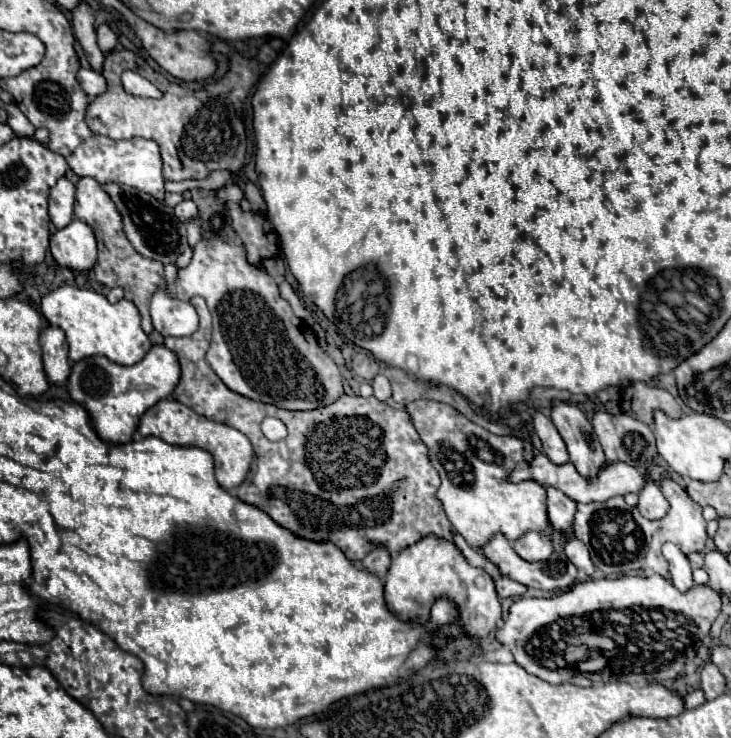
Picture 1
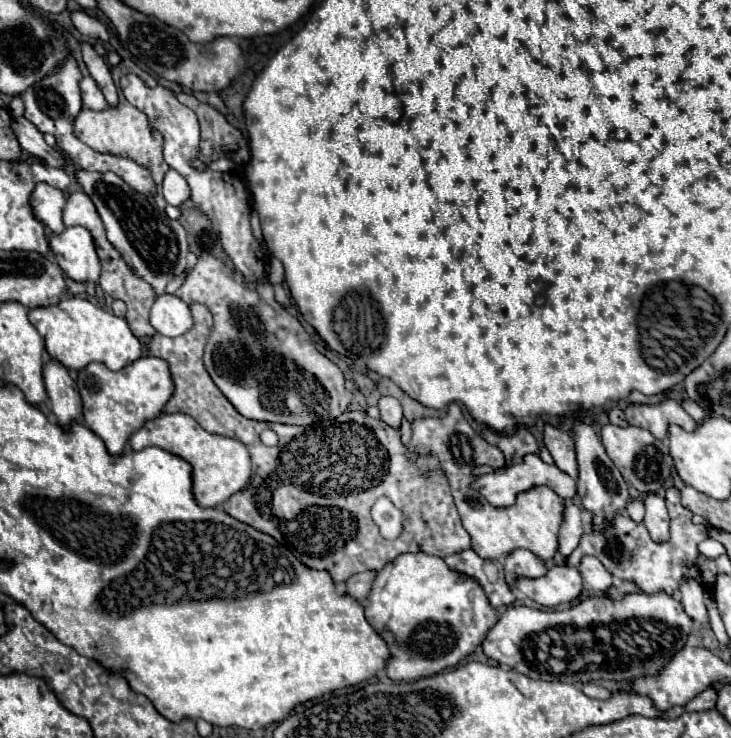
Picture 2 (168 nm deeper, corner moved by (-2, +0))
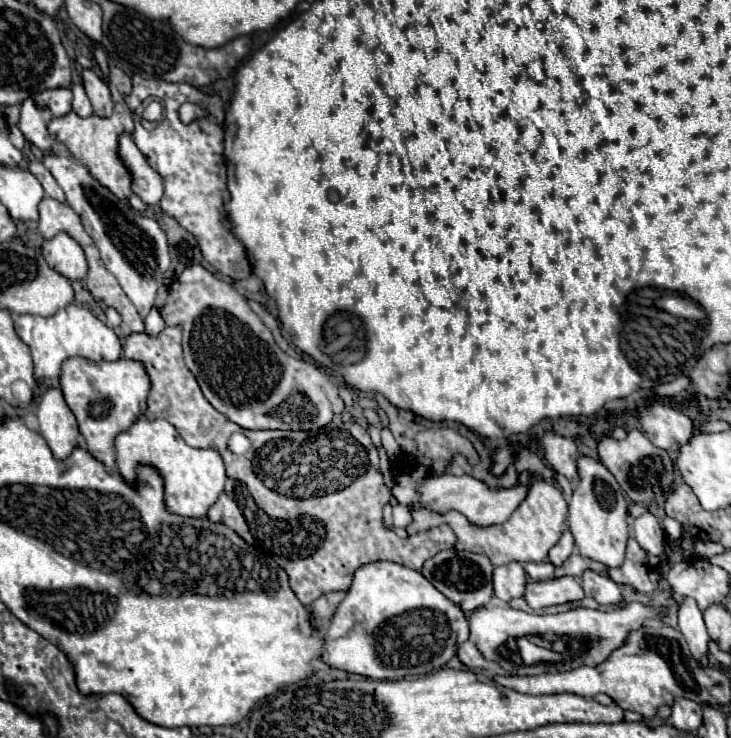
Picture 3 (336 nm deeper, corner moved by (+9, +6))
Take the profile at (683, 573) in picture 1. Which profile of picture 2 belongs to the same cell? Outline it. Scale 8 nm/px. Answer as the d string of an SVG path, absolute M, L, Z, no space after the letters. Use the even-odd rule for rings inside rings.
M688 579L680 587L680 601L684 605L684 611L688 617L692 617L696 623L708 623L708 609L704 603L704 589L694 579Z

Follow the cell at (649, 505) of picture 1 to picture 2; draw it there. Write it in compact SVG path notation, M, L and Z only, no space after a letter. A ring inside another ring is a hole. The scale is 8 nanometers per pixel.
M648 493L644 499L644 505L646 505L644 525L646 525L652 541L656 541L656 543L668 541L668 511L666 511L664 499L658 497L656 493Z

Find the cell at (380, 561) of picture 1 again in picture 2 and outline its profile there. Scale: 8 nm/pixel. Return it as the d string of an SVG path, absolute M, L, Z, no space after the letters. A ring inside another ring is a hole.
M374 571L356 573L354 577L350 577L350 579L346 581L346 591L344 591L344 595L350 595L350 597L354 597L358 603L364 605L364 601L368 599L368 593L370 593L370 587L372 587L374 577L376 577Z

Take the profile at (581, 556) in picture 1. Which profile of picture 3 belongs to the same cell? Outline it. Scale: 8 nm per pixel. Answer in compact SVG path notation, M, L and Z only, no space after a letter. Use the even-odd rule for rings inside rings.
M591 569L581 573L581 587L583 587L585 595L591 595L601 605L615 605L621 601L619 585L613 583L609 577L603 577Z

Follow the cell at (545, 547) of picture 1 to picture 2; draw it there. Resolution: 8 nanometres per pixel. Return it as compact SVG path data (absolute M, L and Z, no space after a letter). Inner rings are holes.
M516 549L514 553L510 553L504 561L504 571L506 571L506 581L510 585L510 589L514 591L514 581L522 579L522 577L530 577L536 579L540 575L544 575L548 569L544 565L542 559L538 559L534 553L526 551L526 549Z

